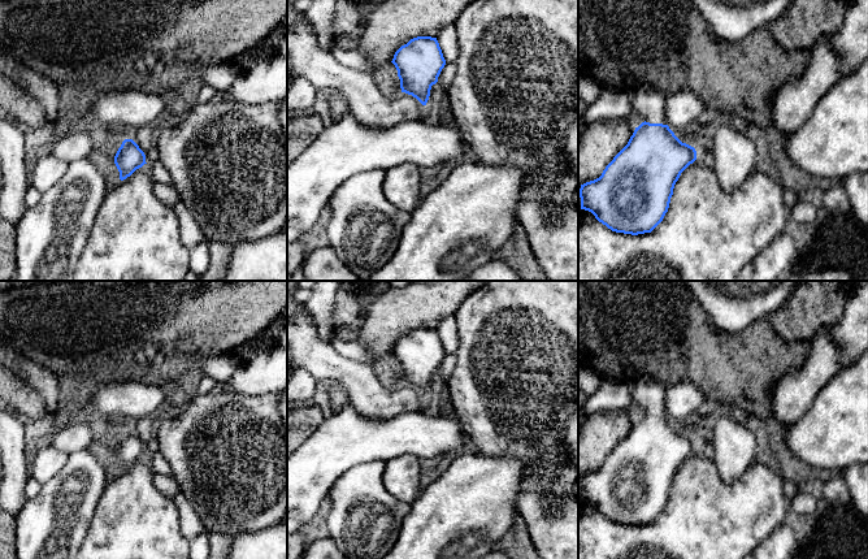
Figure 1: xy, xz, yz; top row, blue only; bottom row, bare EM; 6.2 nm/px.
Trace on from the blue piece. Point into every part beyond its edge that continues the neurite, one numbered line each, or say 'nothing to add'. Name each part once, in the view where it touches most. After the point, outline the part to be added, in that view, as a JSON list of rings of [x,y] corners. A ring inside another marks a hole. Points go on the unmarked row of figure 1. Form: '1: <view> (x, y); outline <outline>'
1: yz (647, 391); outline [[[643,374],[641,378],[628,384],[628,389],[646,413],[667,416],[664,403],[667,385],[651,374]]]

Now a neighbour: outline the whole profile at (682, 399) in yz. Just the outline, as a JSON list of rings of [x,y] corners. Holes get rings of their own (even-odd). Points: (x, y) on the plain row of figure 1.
[[[691,382],[667,385],[665,410],[673,424],[694,419],[698,408],[707,400],[702,390]]]

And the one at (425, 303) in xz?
[[[417,281],[390,289],[364,308],[359,338],[373,363],[391,354],[395,343],[417,328],[437,329],[461,302],[487,281]]]

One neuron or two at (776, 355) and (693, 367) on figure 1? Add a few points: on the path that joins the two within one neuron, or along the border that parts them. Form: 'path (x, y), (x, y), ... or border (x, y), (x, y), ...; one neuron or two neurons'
path (755, 359), (749, 364), (714, 364); one neuron

